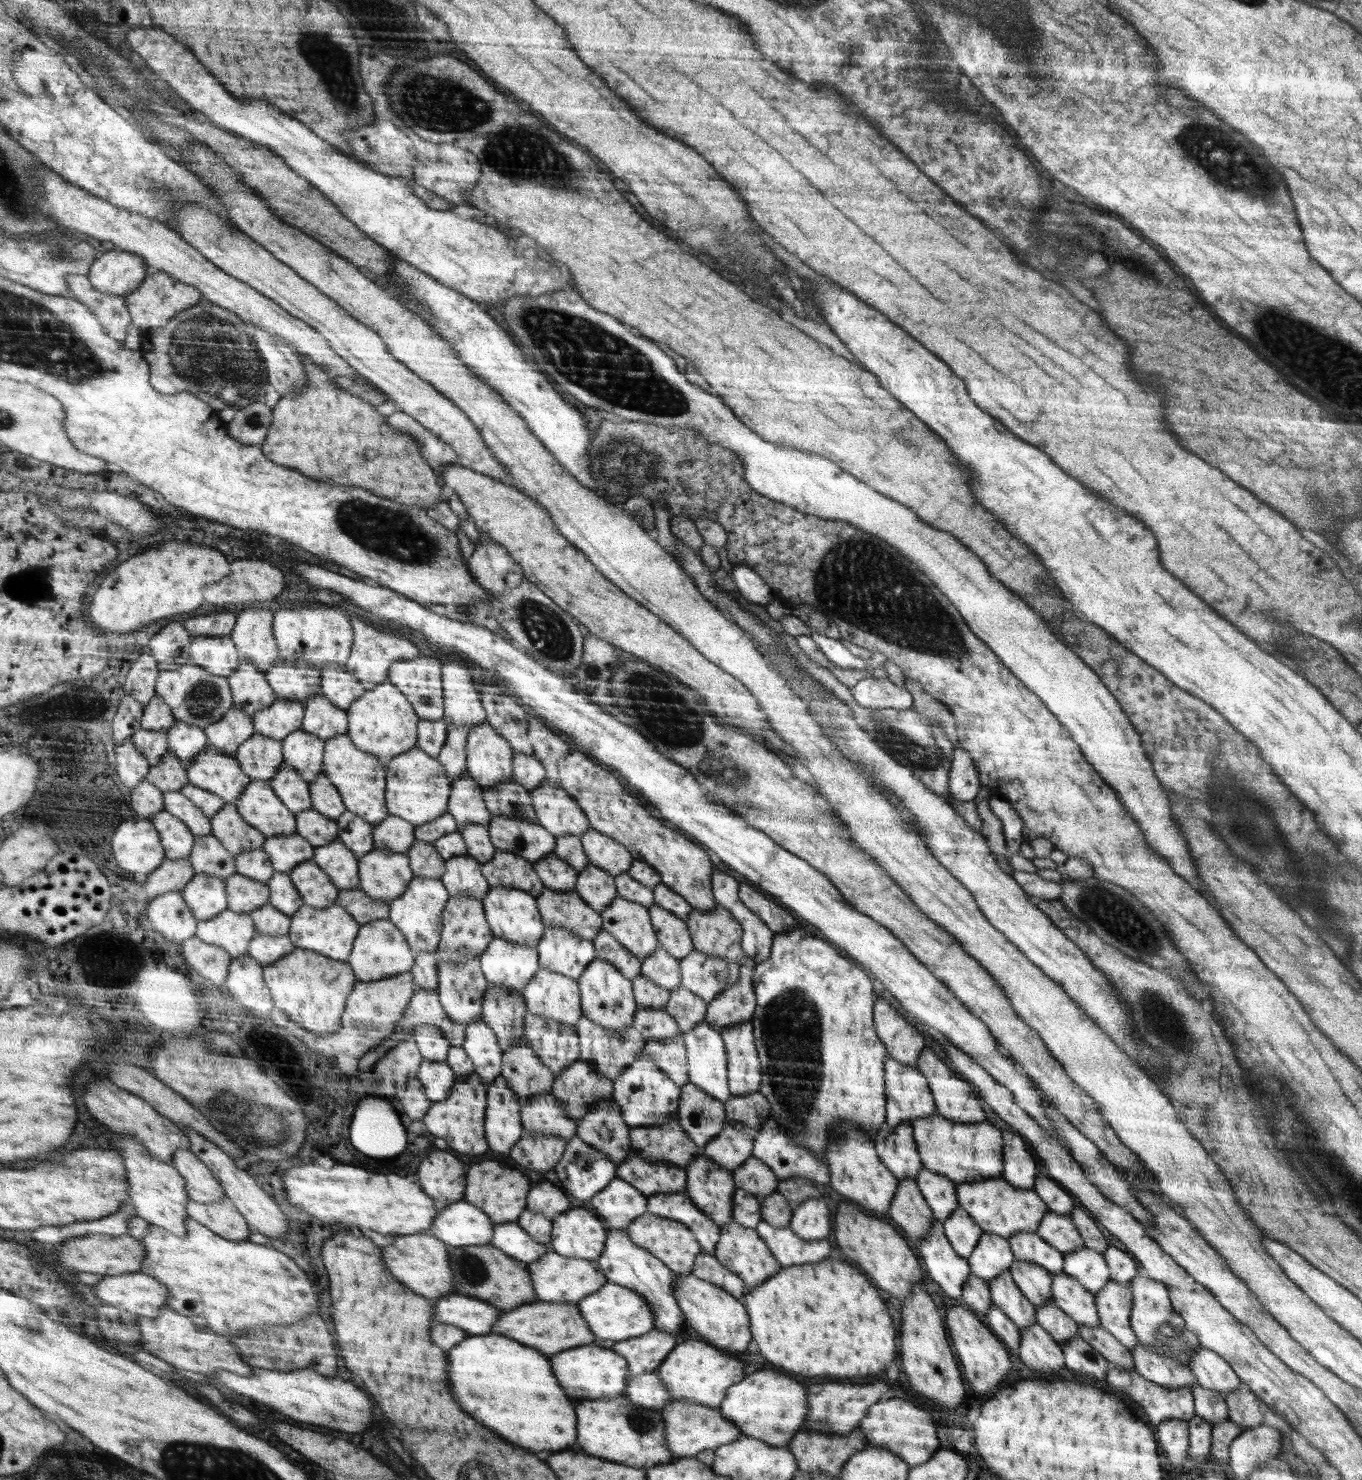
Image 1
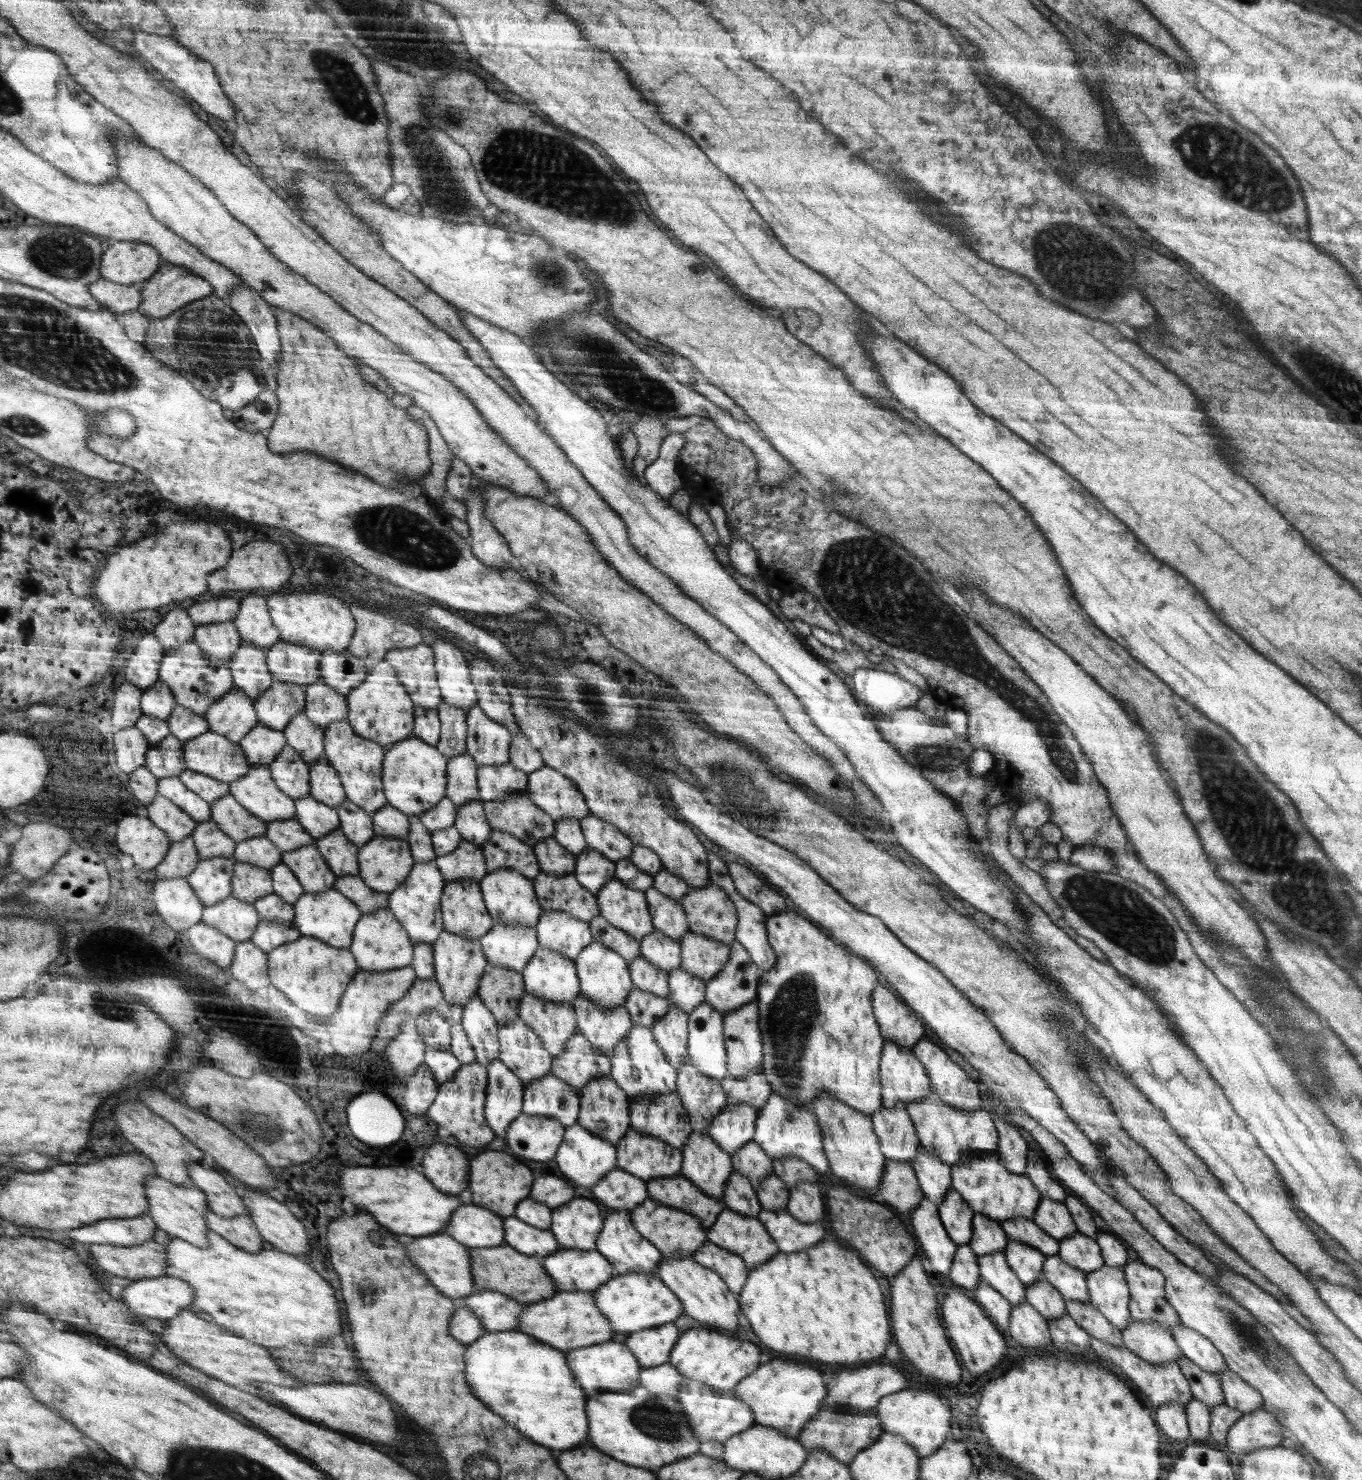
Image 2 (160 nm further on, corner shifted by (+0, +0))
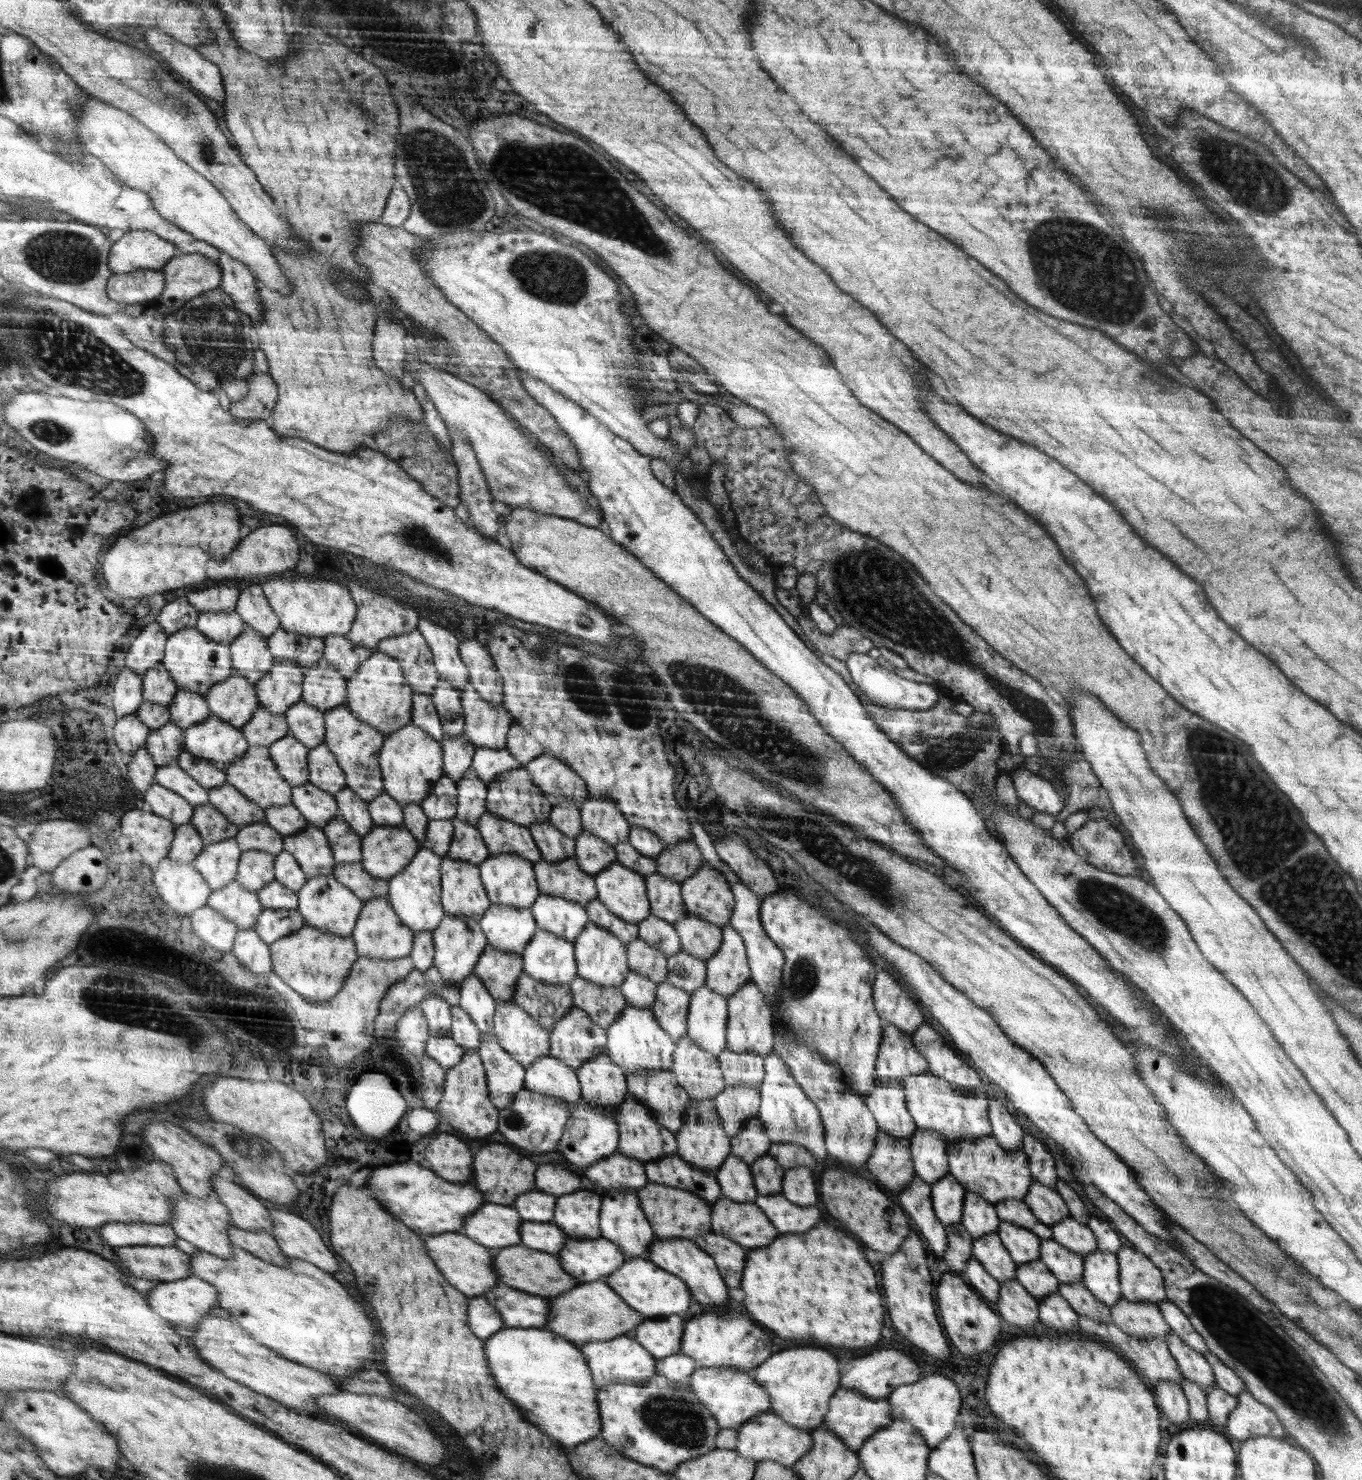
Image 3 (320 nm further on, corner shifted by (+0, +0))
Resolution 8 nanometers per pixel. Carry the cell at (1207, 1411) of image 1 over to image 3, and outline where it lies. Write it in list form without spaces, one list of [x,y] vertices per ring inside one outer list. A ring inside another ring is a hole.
[[[1170,1333],[1165,1341],[1184,1377],[1199,1384],[1206,1393],[1211,1386],[1216,1385],[1214,1372],[1203,1354],[1191,1349],[1176,1334]]]

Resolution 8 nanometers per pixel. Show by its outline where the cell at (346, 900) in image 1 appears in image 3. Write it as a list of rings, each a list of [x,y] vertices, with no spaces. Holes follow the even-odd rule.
[[[361,862],[336,864],[333,875],[364,900],[365,904],[372,898],[388,896],[388,881],[369,875]]]

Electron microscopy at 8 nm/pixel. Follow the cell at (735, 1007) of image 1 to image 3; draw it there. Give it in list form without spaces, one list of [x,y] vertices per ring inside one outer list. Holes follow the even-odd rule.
[[[729,922],[723,926],[722,933],[723,944],[719,952],[705,964],[705,985],[728,998],[752,983],[751,968],[740,933]]]

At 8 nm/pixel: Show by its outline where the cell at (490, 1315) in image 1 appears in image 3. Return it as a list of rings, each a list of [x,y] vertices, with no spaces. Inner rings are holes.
[[[497,1284],[484,1298],[500,1314],[504,1328],[543,1329],[548,1321],[550,1301],[540,1295]]]

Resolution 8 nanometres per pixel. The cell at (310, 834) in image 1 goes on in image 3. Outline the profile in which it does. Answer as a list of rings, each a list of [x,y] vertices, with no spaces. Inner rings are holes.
[[[310,781],[291,789],[291,803],[298,808],[308,824],[323,830],[330,820],[338,818],[334,795]]]

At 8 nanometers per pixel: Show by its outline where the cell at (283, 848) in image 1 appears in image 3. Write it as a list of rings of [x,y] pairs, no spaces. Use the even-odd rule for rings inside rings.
[[[292,803],[282,806],[270,806],[265,810],[266,823],[283,838],[298,834],[300,830],[304,830],[308,826],[308,822],[304,819],[302,813]]]

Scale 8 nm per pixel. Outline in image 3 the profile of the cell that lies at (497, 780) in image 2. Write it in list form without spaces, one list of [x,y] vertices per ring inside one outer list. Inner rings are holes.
[[[475,747],[471,767],[477,772],[480,780],[488,786],[498,775],[522,765],[506,748]]]

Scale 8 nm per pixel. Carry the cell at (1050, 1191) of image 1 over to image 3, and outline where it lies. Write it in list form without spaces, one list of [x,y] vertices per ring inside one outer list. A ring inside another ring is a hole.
[[[1026,1131],[1021,1149],[1030,1158],[1030,1169],[1034,1180],[1054,1188],[1055,1182],[1058,1180],[1054,1168],[1054,1158],[1050,1155],[1043,1141],[1038,1140],[1034,1135],[1032,1136]]]

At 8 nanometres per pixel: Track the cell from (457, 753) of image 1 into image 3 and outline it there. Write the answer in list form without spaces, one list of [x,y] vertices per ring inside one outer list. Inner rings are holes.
[[[440,680],[435,692],[431,694],[436,712],[442,722],[444,735],[457,735],[462,733],[465,725],[461,707],[461,695],[456,687],[448,681]]]

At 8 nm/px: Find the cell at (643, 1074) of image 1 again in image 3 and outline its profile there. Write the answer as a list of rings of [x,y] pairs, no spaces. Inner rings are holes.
[[[627,1005],[616,1022],[607,1026],[607,1052],[626,1075],[655,1073],[674,1064],[675,1042],[658,1024],[650,1008]]]

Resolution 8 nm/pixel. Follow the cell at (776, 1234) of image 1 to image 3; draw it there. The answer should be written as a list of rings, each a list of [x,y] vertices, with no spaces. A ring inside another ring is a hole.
[[[782,1193],[757,1194],[755,1203],[771,1219],[772,1224],[780,1230],[780,1234],[808,1232],[822,1216],[816,1205],[798,1206],[789,1201]]]

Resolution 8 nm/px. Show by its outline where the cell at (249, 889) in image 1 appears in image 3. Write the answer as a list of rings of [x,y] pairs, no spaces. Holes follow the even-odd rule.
[[[246,850],[240,858],[237,879],[246,890],[257,893],[275,880],[275,857],[262,850]]]

